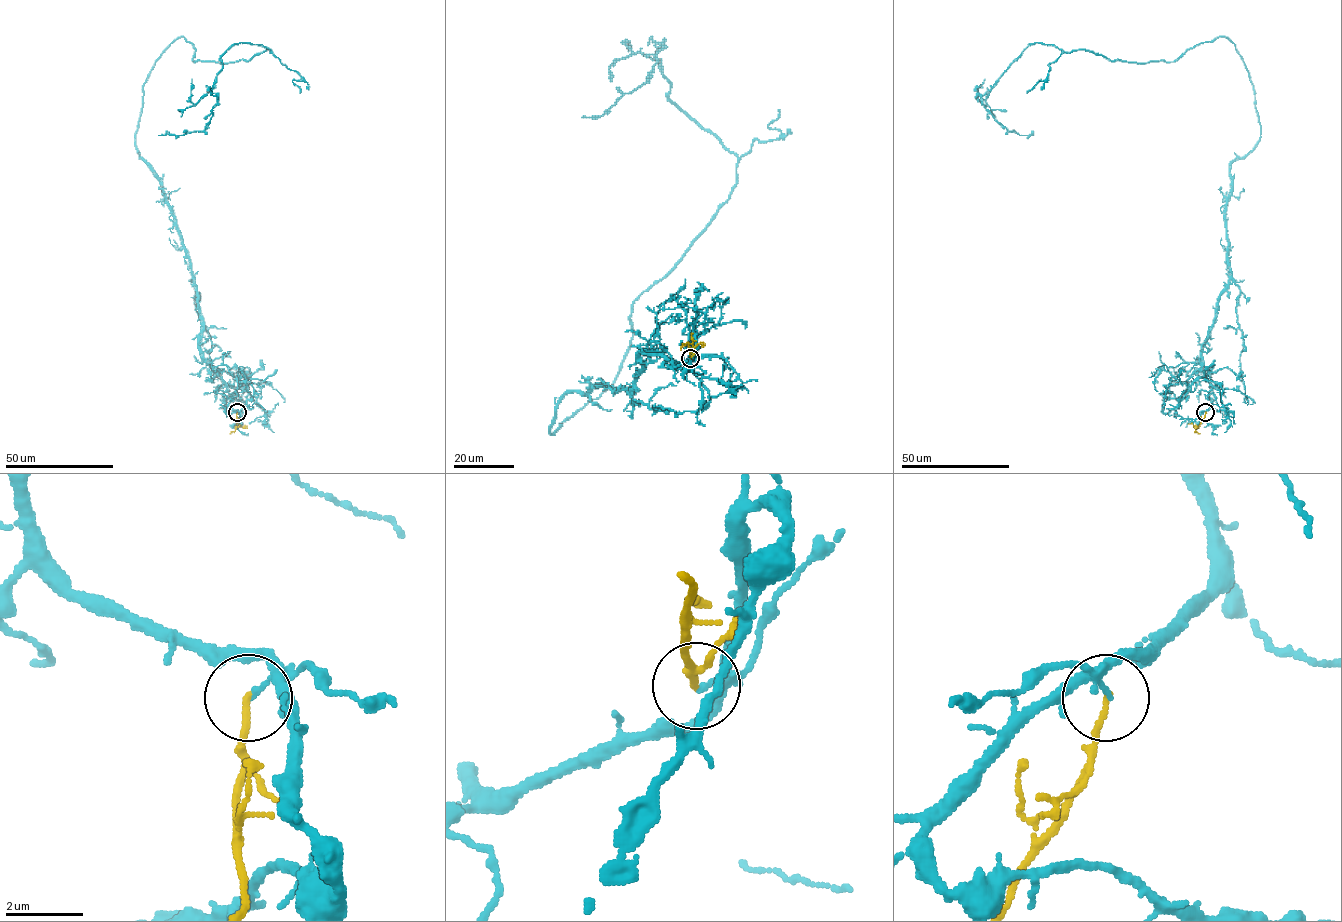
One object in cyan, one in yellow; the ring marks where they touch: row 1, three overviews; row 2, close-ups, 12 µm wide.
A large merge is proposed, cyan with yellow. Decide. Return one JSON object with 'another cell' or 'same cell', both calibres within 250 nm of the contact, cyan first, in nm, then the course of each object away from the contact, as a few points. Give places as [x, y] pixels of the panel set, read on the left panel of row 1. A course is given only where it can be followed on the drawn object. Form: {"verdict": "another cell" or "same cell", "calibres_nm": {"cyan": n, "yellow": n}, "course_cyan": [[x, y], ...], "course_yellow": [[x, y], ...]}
{"verdict": "another cell", "calibres_nm": {"cyan": 120, "yellow": 160}, "course_cyan": [[237, 412], [135, 133], [178, 38], [195, 62], [271, 50], [234, 43], [207, 126], [158, 135]], "course_yellow": [[237, 412], [238, 424]]}

